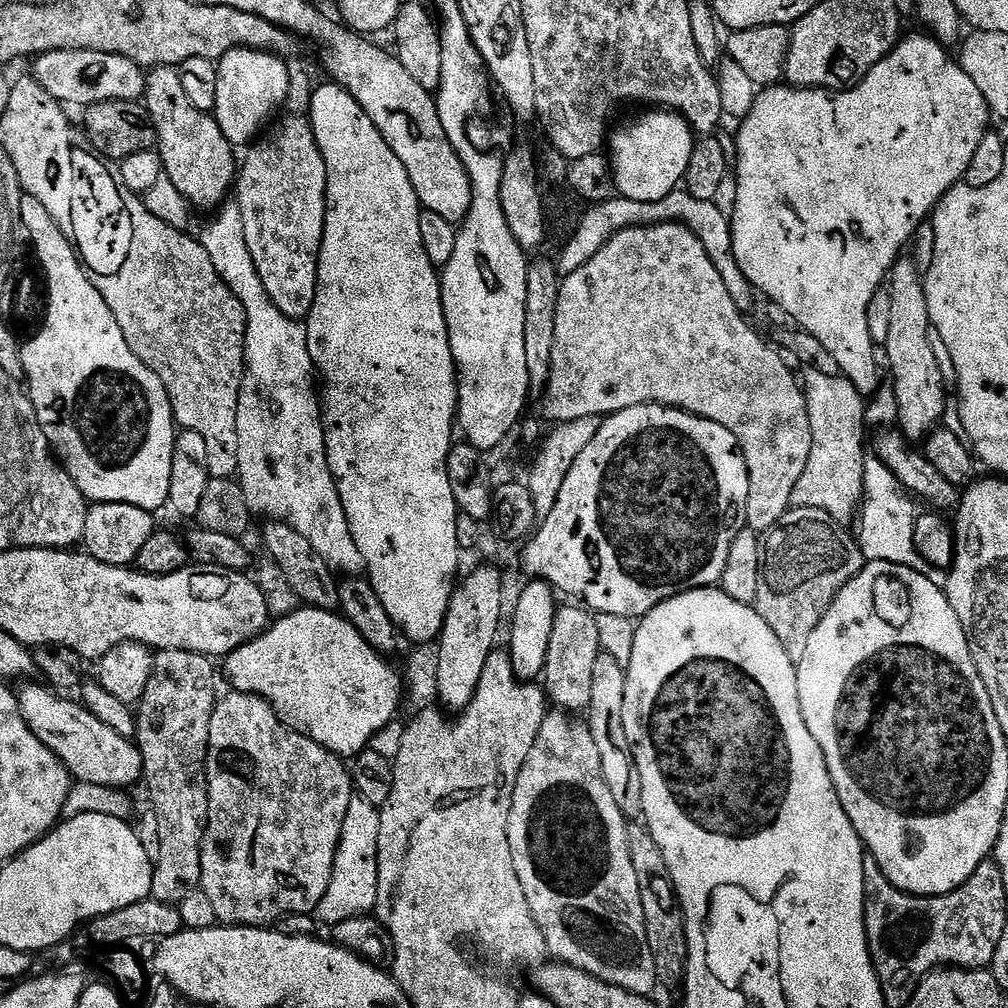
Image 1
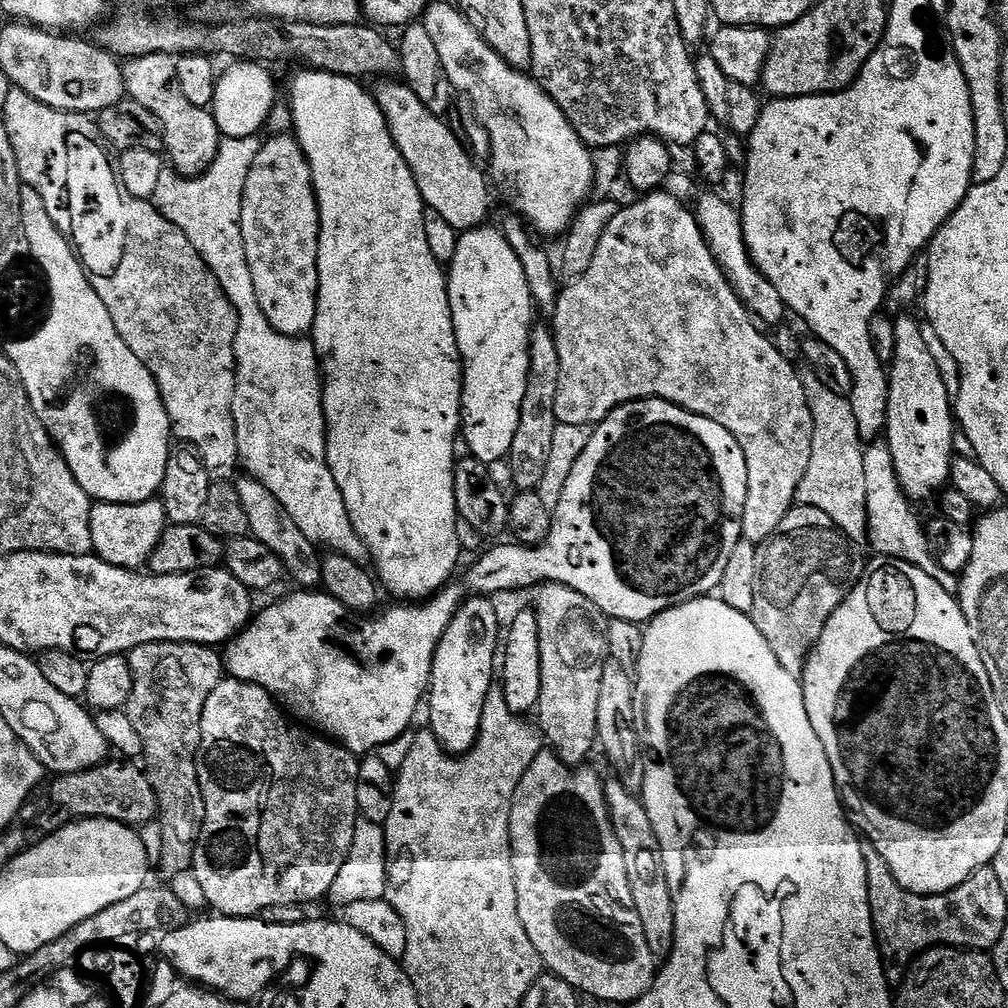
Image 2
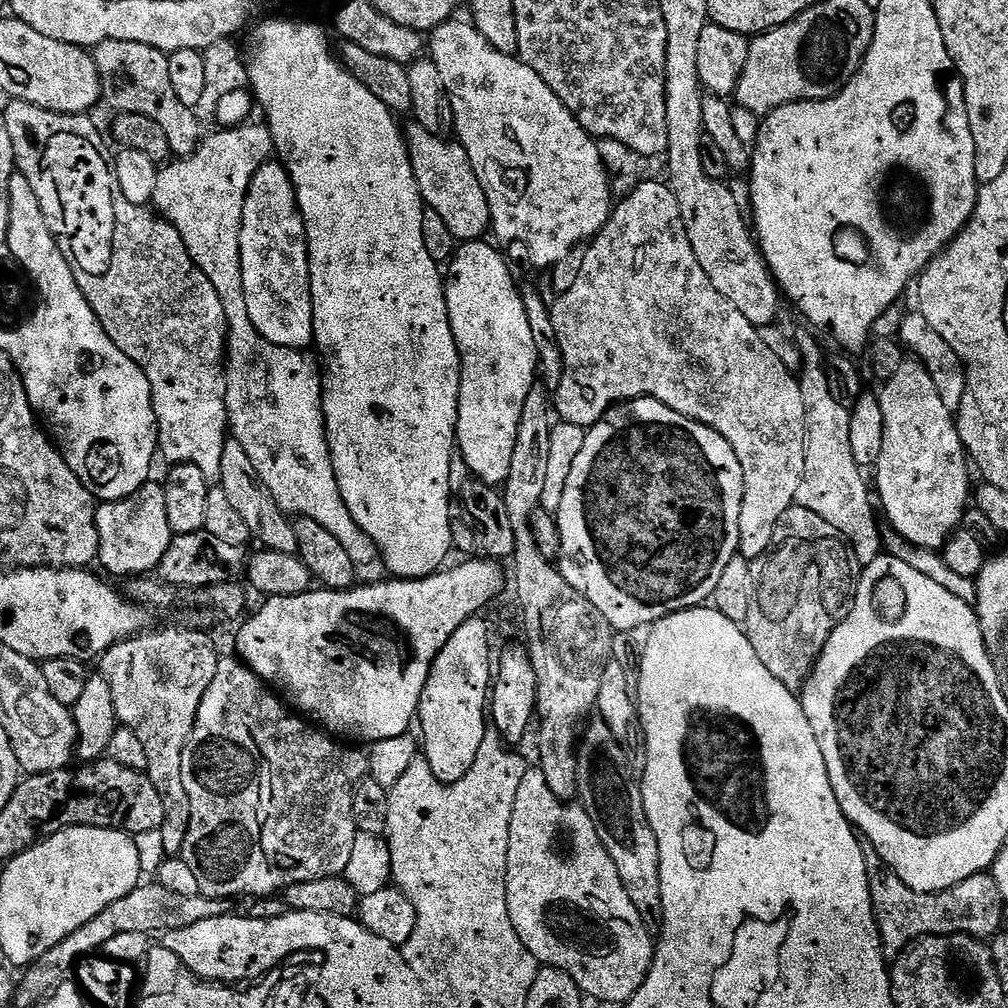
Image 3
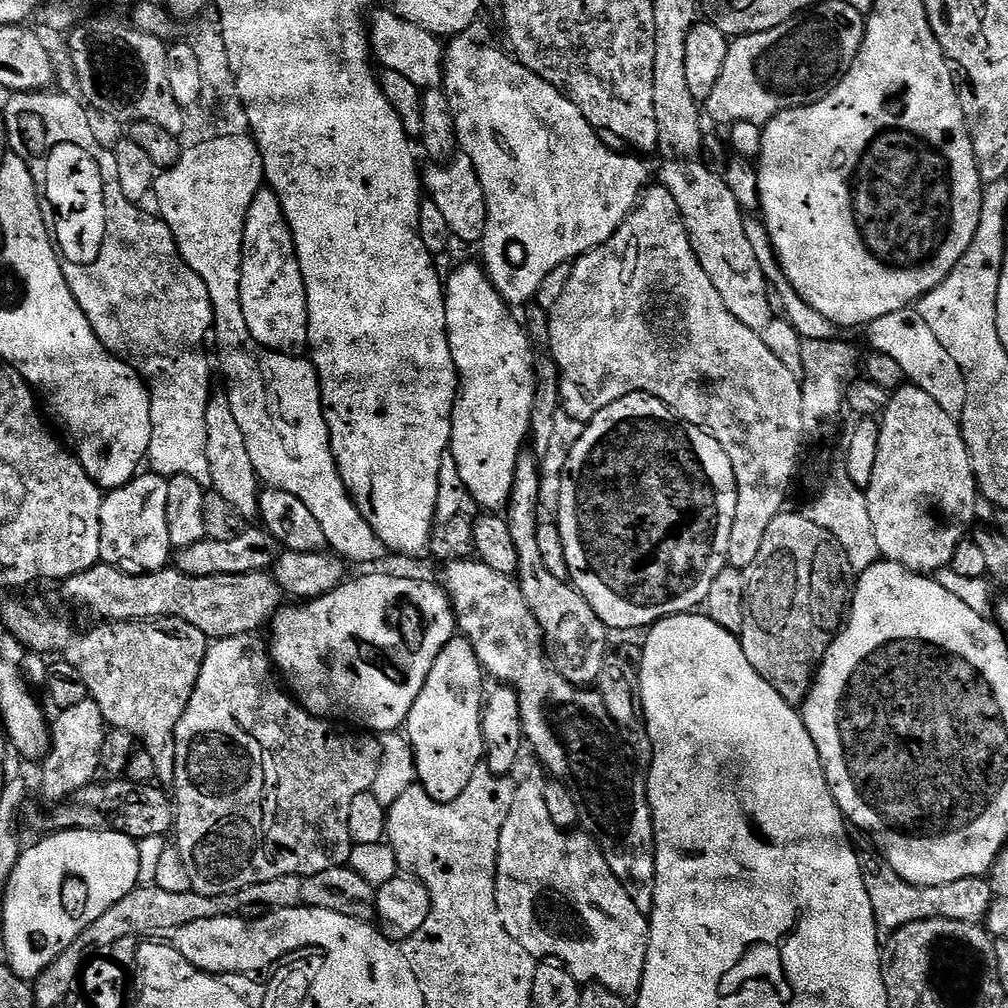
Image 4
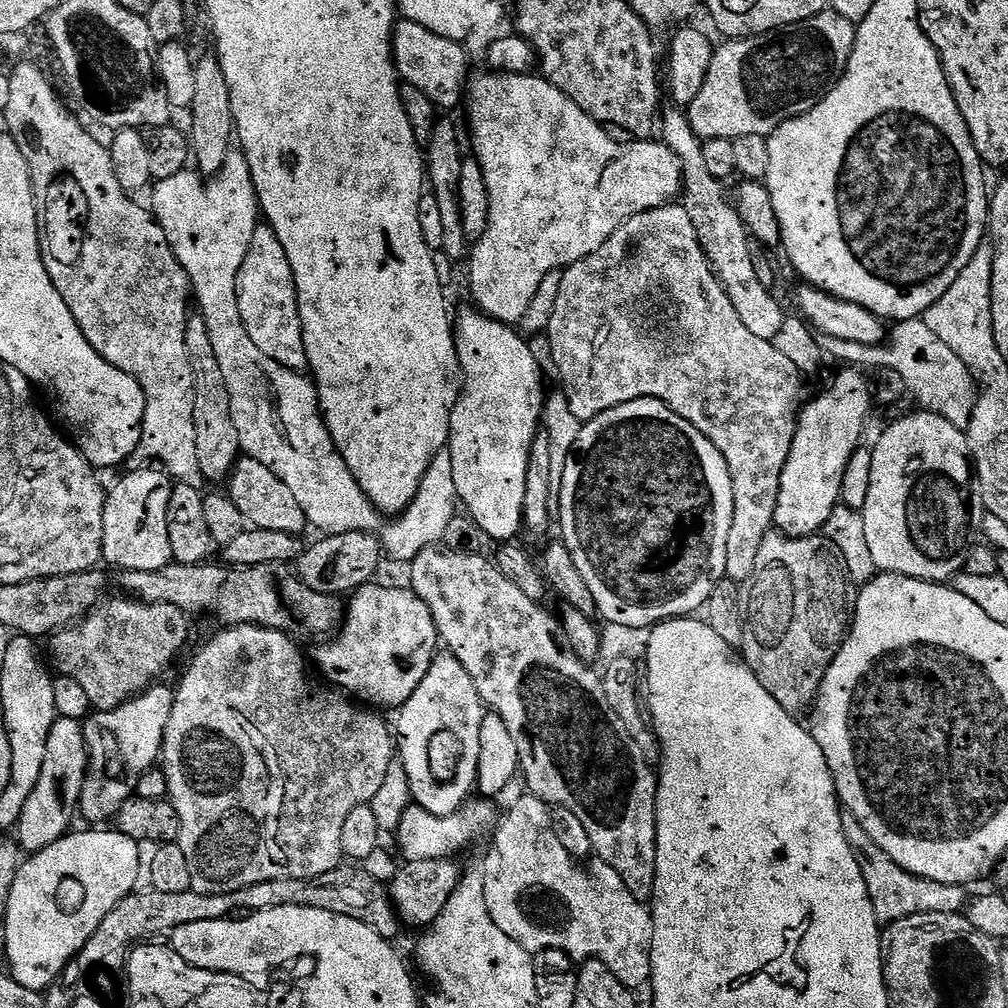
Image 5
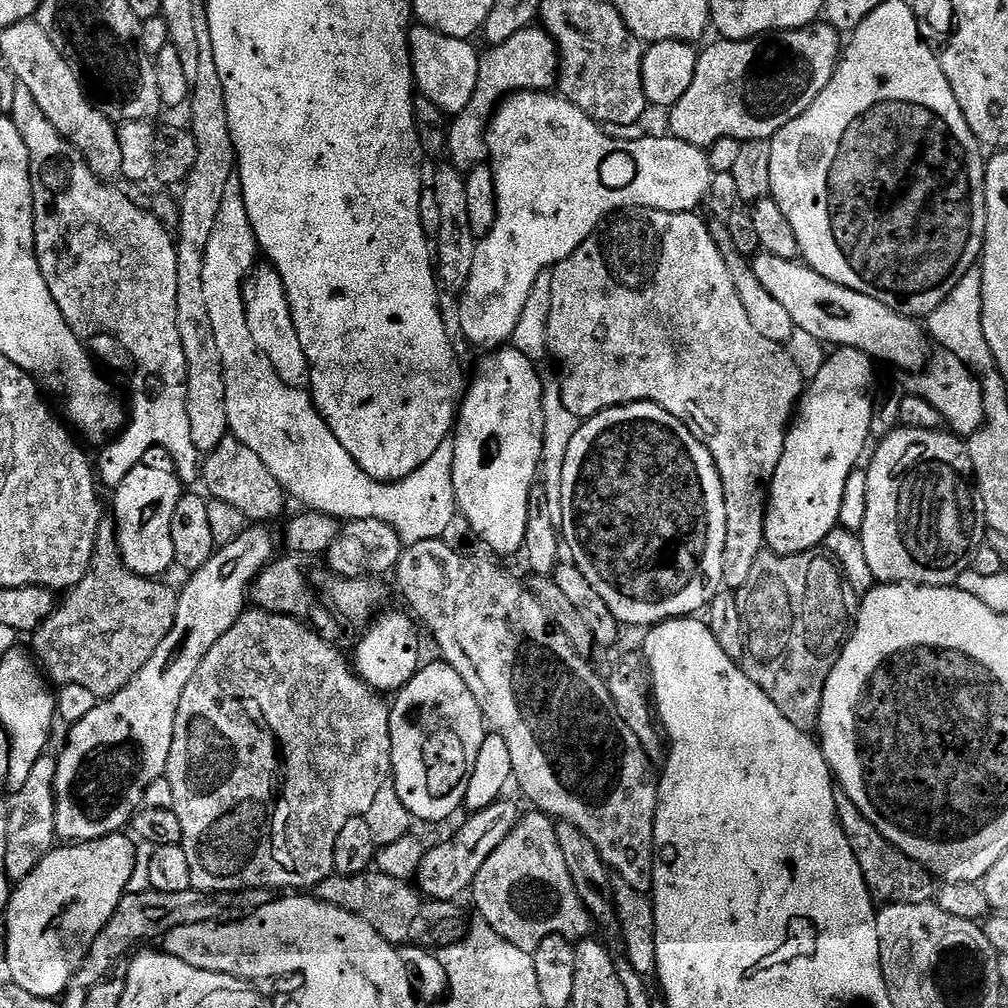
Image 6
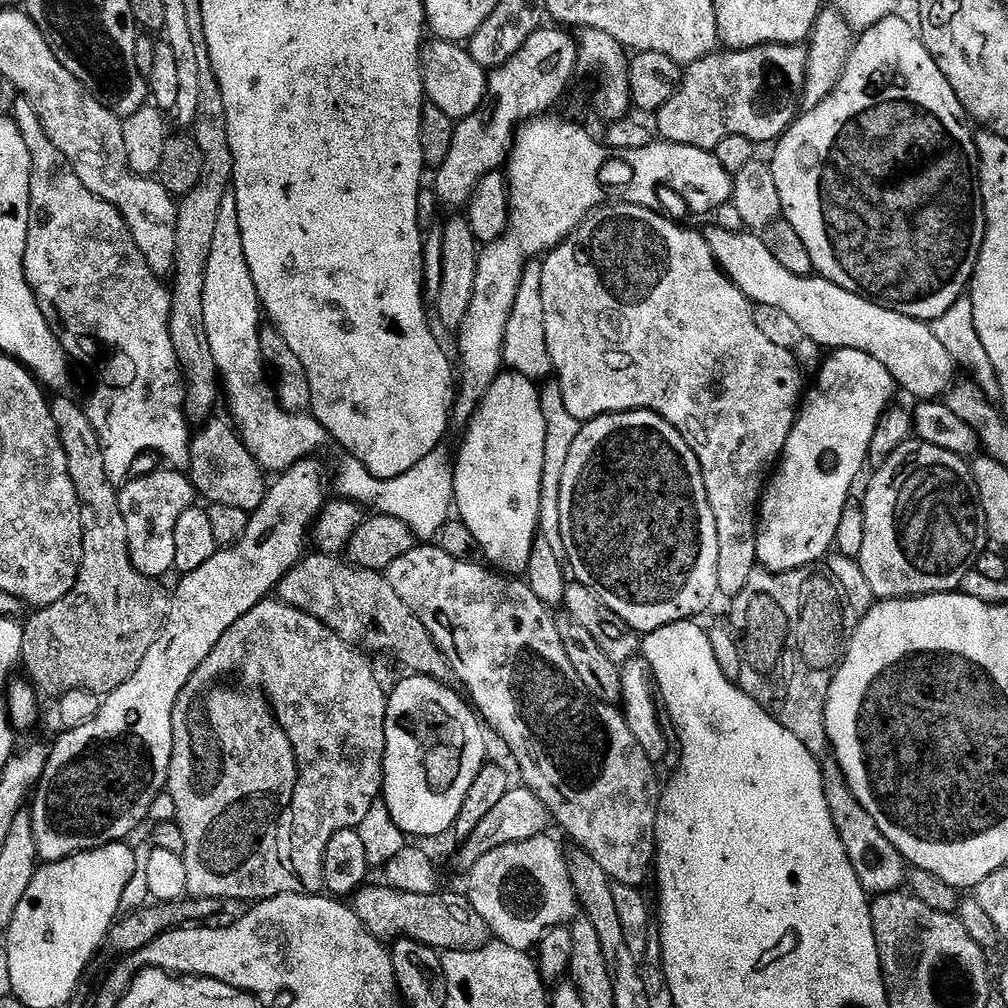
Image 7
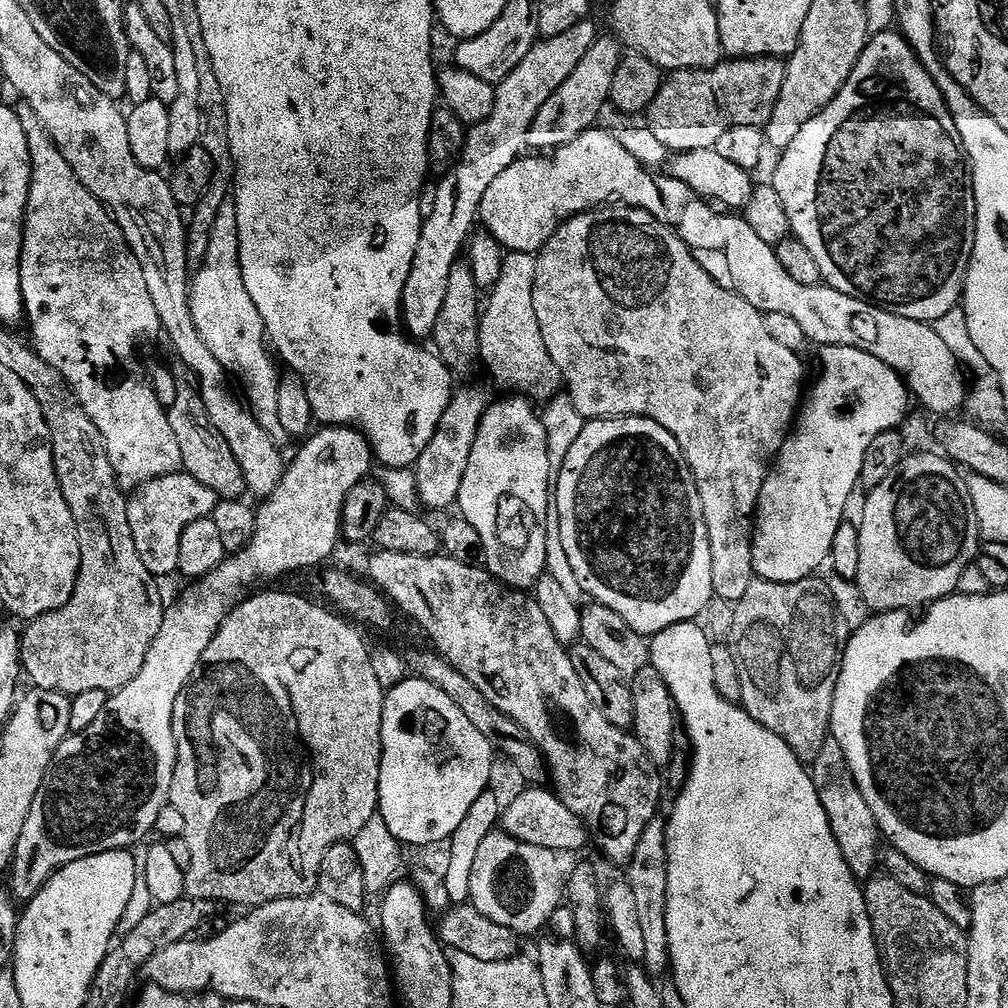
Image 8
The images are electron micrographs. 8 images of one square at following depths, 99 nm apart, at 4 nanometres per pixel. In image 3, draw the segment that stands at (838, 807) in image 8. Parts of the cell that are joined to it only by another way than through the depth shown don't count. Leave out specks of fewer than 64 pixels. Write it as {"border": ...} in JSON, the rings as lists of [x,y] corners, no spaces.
{"border":[[[865,847],[868,885],[876,925],[880,931],[880,943],[889,957],[895,958],[924,936],[973,936],[987,941],[1001,931],[1006,902],[998,894],[998,882],[988,872],[979,872],[941,892],[910,890],[902,878],[892,873],[883,858],[871,848]]]}

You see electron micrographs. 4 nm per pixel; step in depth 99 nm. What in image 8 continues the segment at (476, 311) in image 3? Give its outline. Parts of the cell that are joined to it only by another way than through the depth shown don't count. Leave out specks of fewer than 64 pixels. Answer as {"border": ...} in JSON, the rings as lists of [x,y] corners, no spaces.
{"border":[[[519,394],[503,398],[497,404],[496,401],[489,403],[478,426],[478,438],[474,438],[474,450],[470,450],[470,466],[466,466],[466,478],[462,480],[458,512],[478,530],[488,571],[510,588],[532,590],[548,567],[548,518],[554,500],[554,470],[550,466],[546,430],[537,405]]]}

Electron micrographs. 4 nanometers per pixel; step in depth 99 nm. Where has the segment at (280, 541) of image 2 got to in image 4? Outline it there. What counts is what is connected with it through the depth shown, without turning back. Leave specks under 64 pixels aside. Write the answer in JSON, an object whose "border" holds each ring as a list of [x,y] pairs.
{"border":[[[216,394],[209,400],[208,438],[206,456],[210,458],[210,478],[212,488],[242,514],[245,522],[252,522],[260,515],[260,494],[262,481],[254,470],[254,462],[250,462],[250,450],[246,450],[246,438],[242,438],[242,426],[238,426],[238,418],[234,418],[234,410],[230,406],[227,395]]]}

